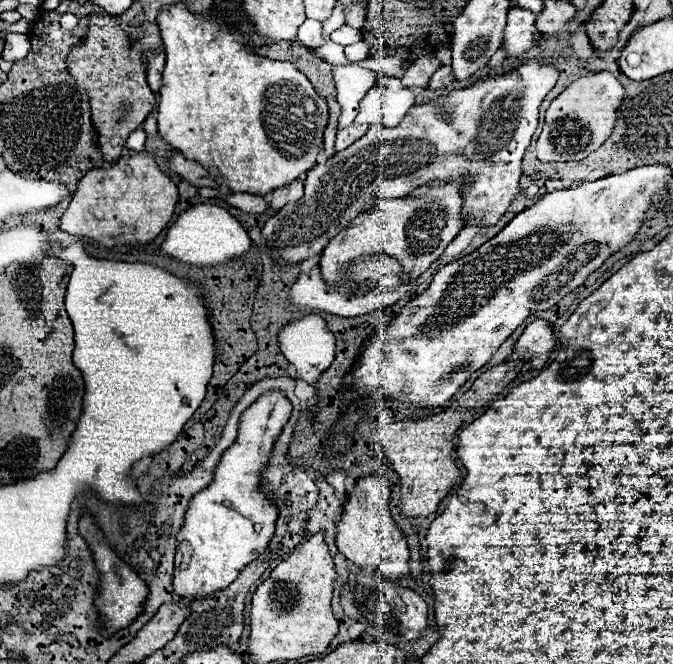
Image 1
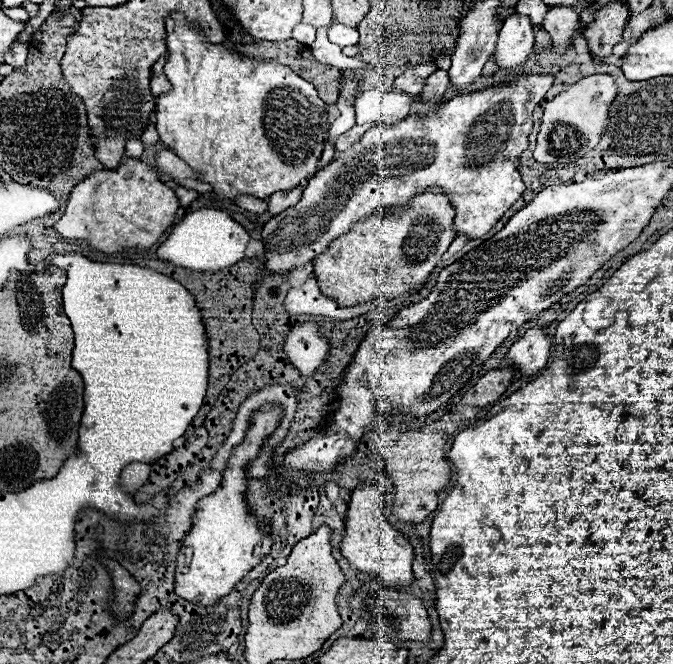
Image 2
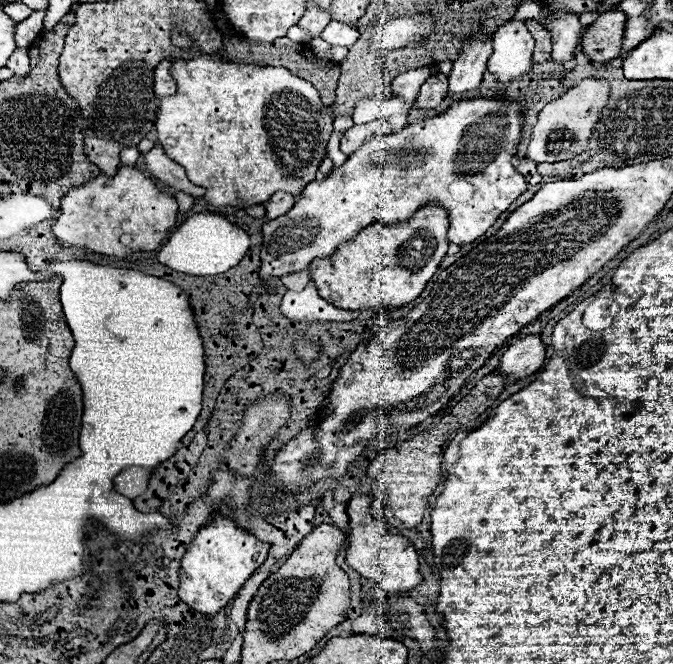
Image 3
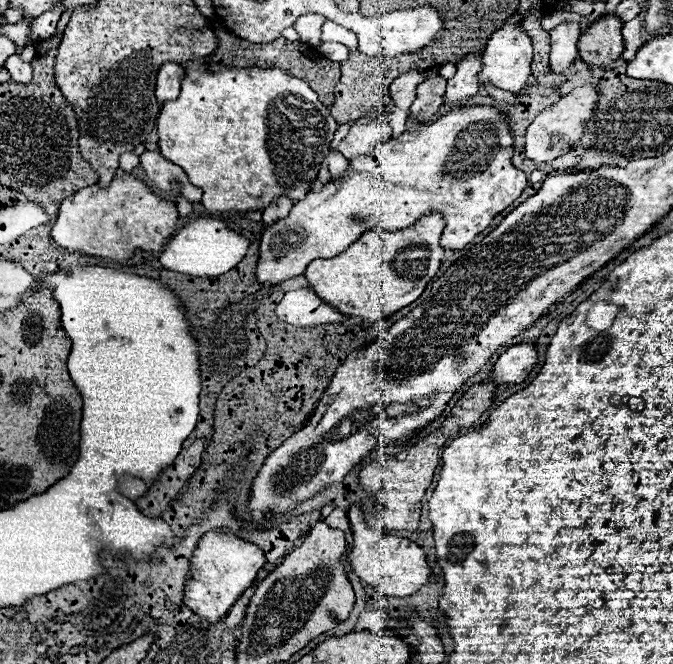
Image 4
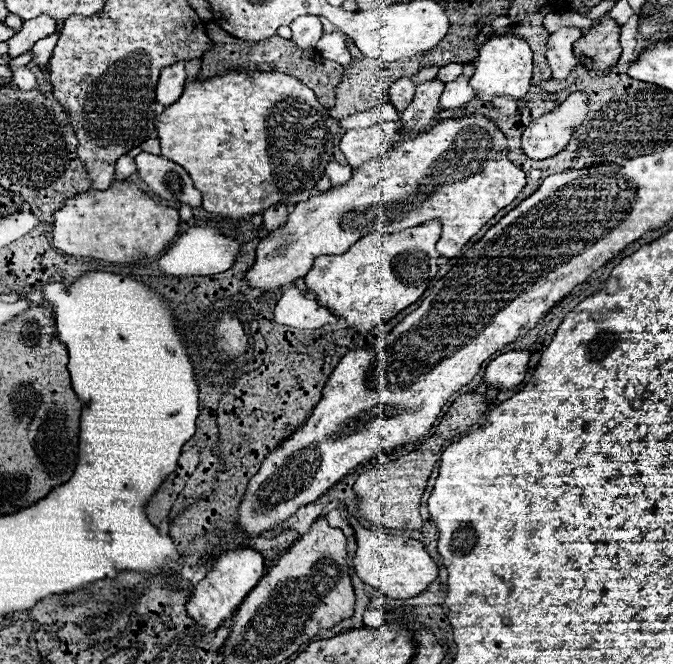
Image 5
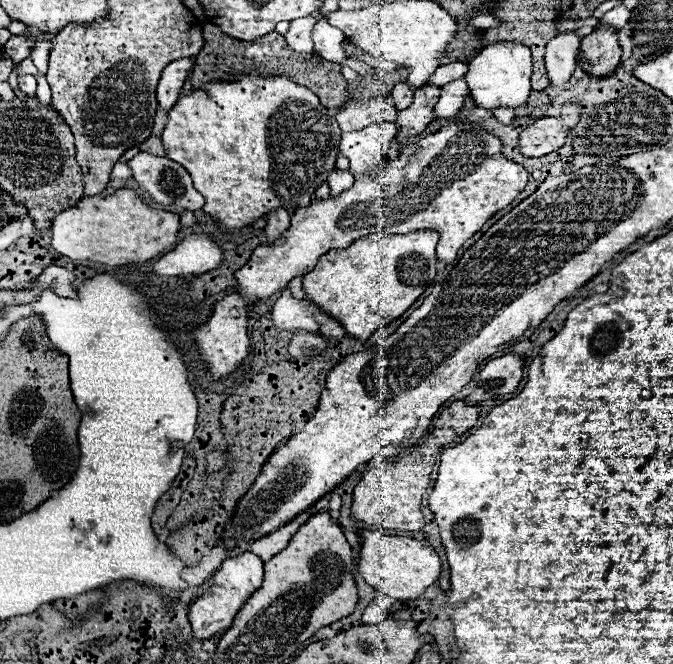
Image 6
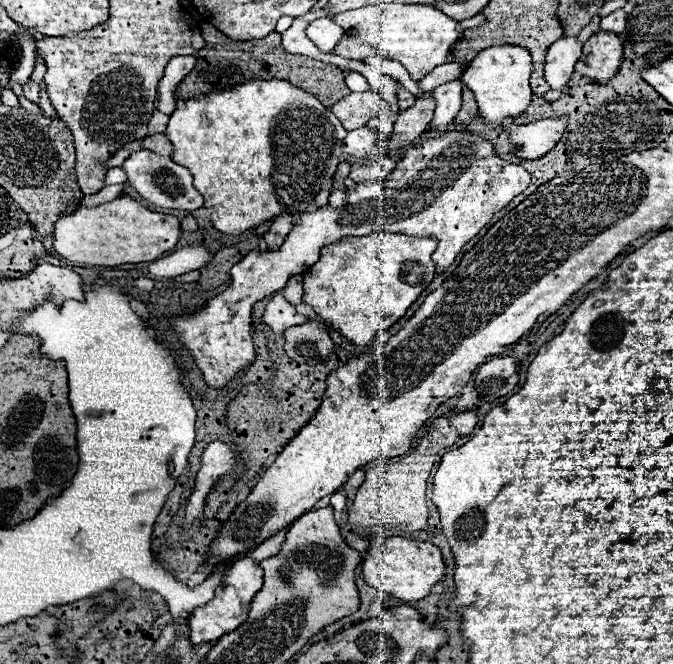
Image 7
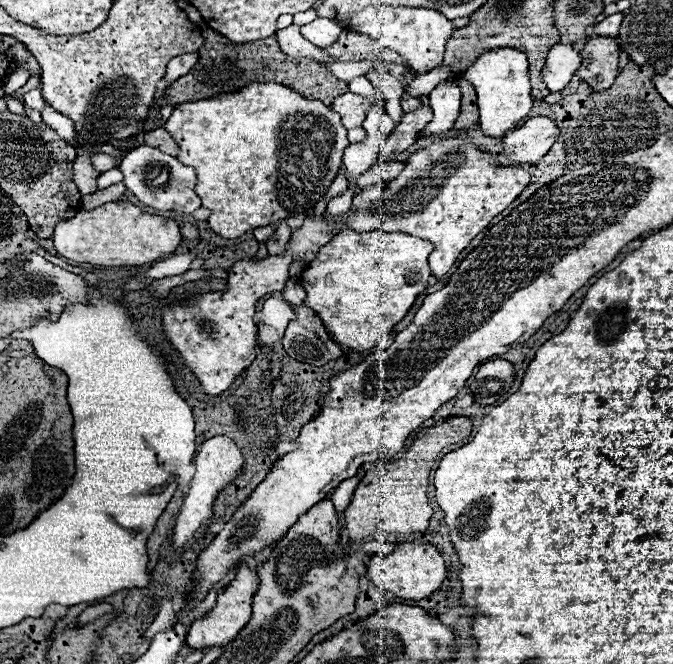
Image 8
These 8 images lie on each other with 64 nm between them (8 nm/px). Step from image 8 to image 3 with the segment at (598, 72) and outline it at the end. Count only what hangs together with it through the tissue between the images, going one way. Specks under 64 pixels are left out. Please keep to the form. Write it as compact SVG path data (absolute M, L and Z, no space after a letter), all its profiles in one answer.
M620 8L602 12L600 18L582 32L582 48L592 62L606 64L620 56L626 14Z

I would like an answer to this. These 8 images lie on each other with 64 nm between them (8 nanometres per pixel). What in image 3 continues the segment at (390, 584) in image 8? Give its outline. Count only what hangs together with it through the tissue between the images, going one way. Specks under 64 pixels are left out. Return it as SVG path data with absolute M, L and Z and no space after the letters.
M354 494L348 502L350 516L350 534L346 542L346 564L352 566L364 578L374 580L386 592L406 592L420 582L418 572L418 554L410 540L400 534L390 534L384 520L376 518L372 512L374 496L370 494Z

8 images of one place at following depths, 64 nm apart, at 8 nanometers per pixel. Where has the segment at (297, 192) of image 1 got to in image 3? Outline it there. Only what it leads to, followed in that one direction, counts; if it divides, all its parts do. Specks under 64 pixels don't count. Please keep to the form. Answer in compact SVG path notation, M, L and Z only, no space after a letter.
M278 192L274 194L268 204L266 204L266 218L272 220L272 218L278 218L282 214L286 214L292 206L296 204L296 196L288 194L288 192Z

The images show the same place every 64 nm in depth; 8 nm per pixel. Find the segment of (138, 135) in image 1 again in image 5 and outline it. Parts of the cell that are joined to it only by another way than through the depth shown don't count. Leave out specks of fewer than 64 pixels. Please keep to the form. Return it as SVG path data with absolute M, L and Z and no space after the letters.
M124 154L118 162L116 162L116 180L126 180L130 174L136 172L136 162L134 158L130 158L128 154Z

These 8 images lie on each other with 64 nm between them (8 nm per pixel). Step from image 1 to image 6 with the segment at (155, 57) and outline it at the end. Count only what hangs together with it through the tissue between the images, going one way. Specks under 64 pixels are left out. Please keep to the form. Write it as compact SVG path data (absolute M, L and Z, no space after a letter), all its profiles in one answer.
M180 58L170 62L164 70L162 70L162 78L158 82L158 104L160 108L166 112L170 110L170 106L176 104L176 100L180 98L184 80L186 80L186 72L190 70L192 60L190 58Z

